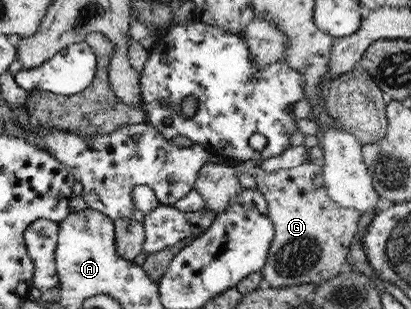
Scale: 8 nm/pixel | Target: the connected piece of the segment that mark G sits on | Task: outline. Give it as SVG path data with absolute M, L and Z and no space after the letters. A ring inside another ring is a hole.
M307 162L301 166L277 170L273 174L259 170L257 167L253 174L257 190L267 201L268 217L274 225L274 238L271 242L267 262L260 270L263 278L271 284L271 287L290 287L309 282L318 284L343 272L347 265L349 246L357 234L357 223L361 214L358 210L339 206L329 197L325 179L323 179L322 164Z

